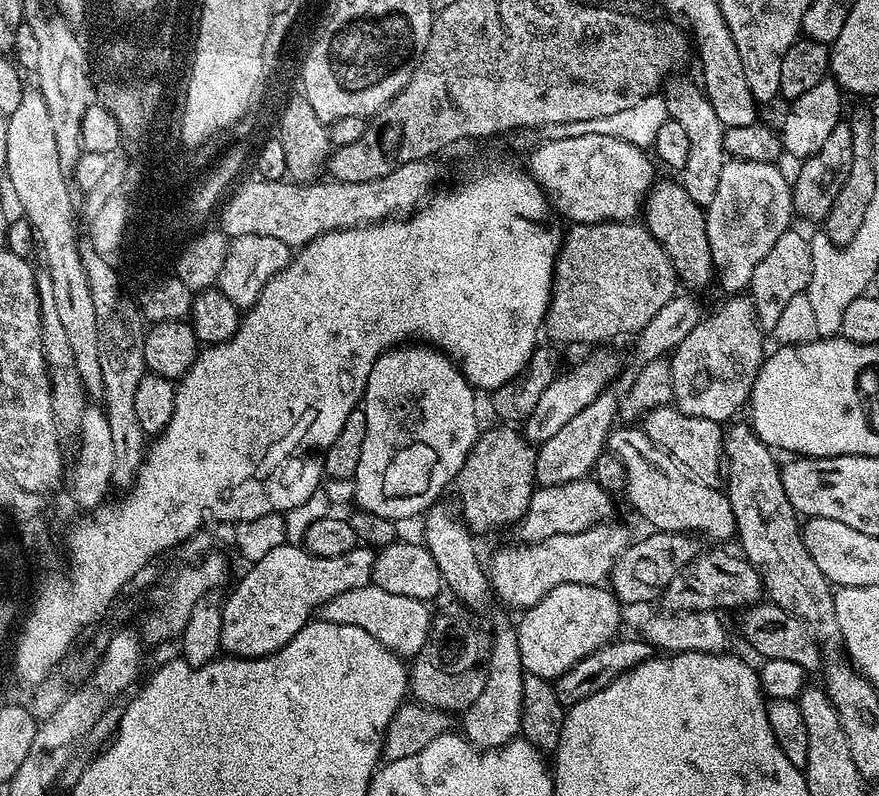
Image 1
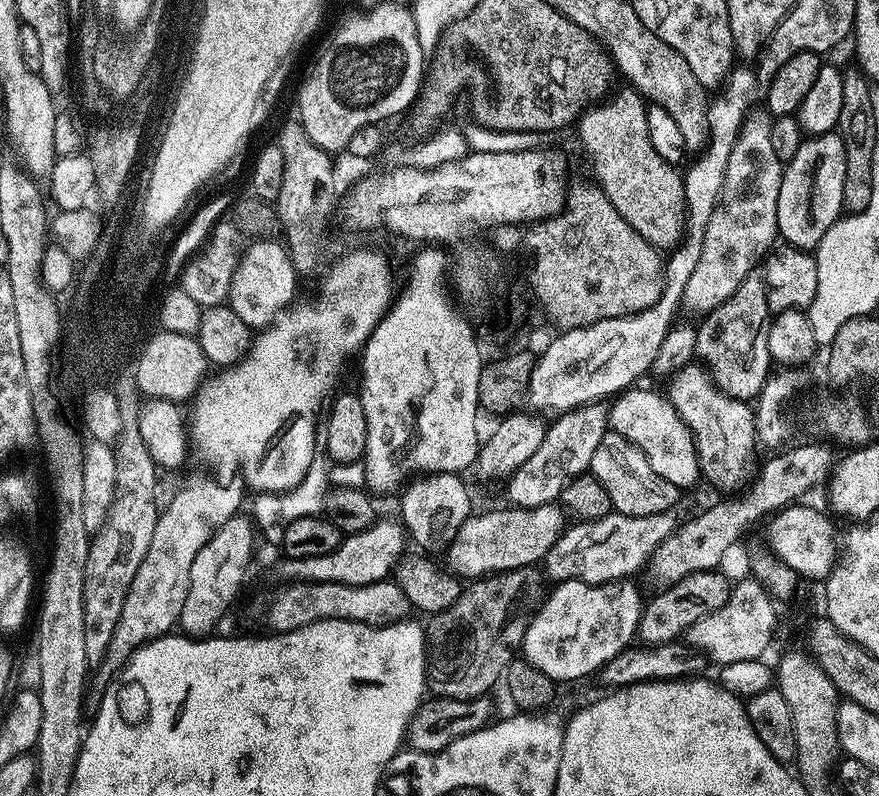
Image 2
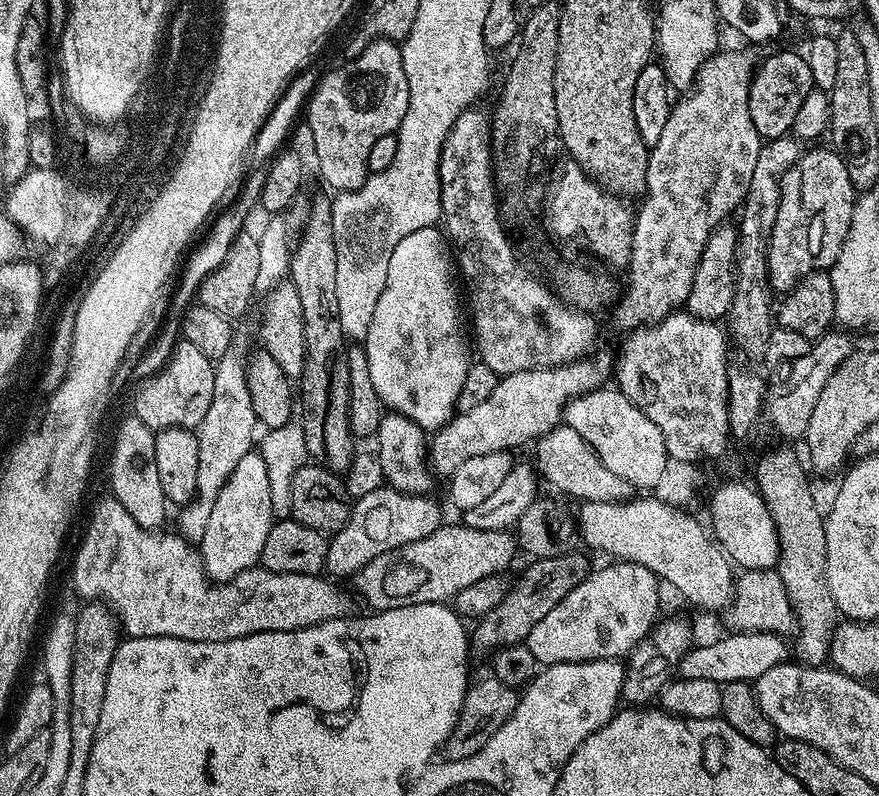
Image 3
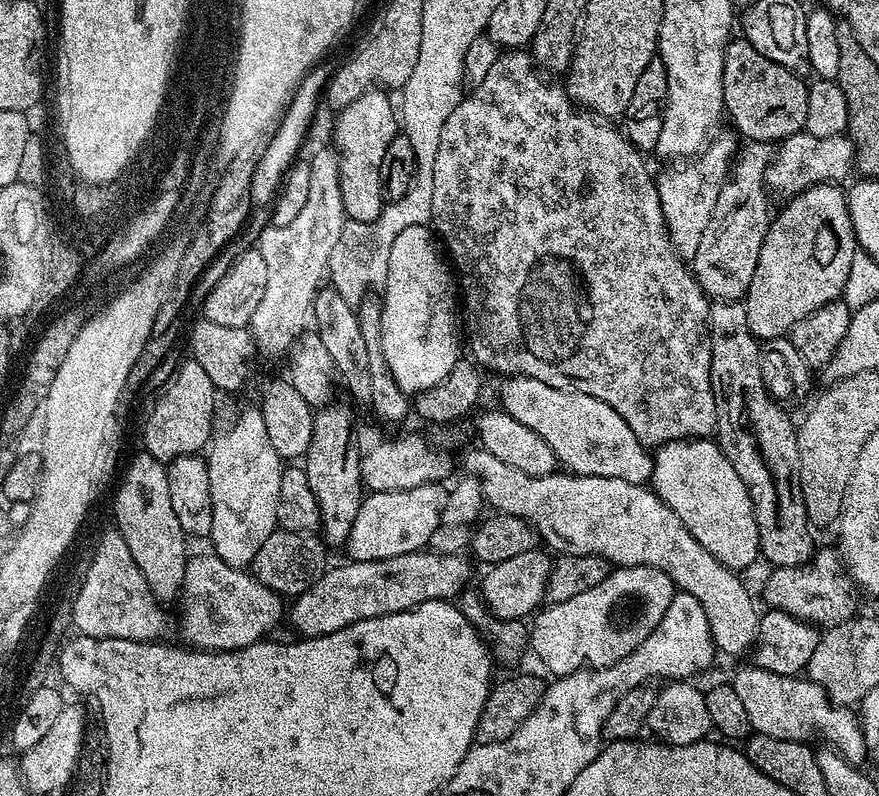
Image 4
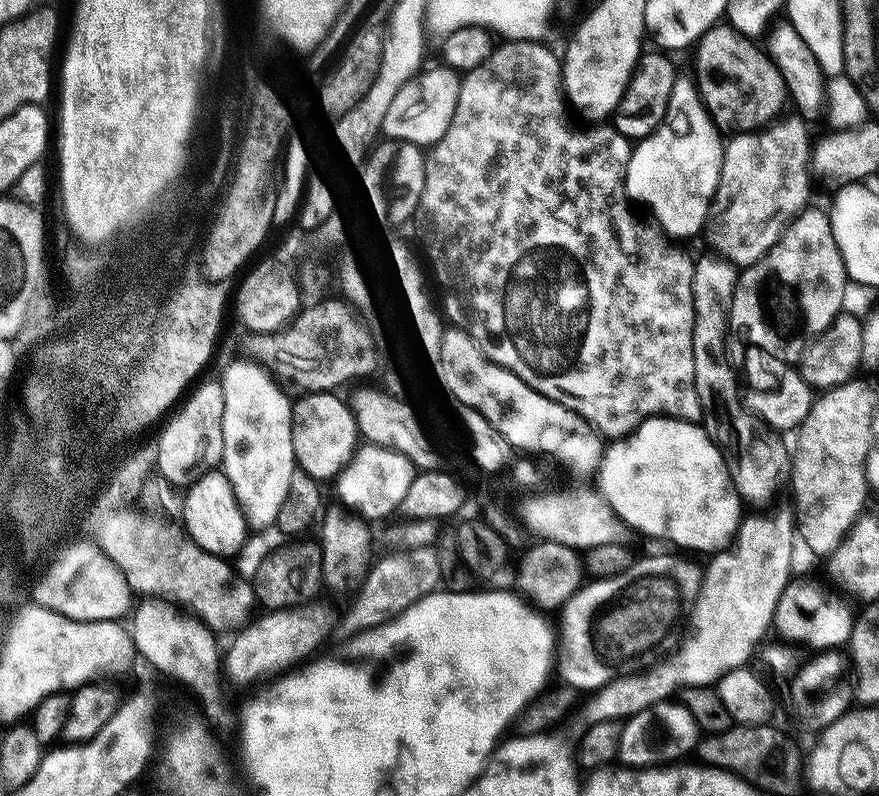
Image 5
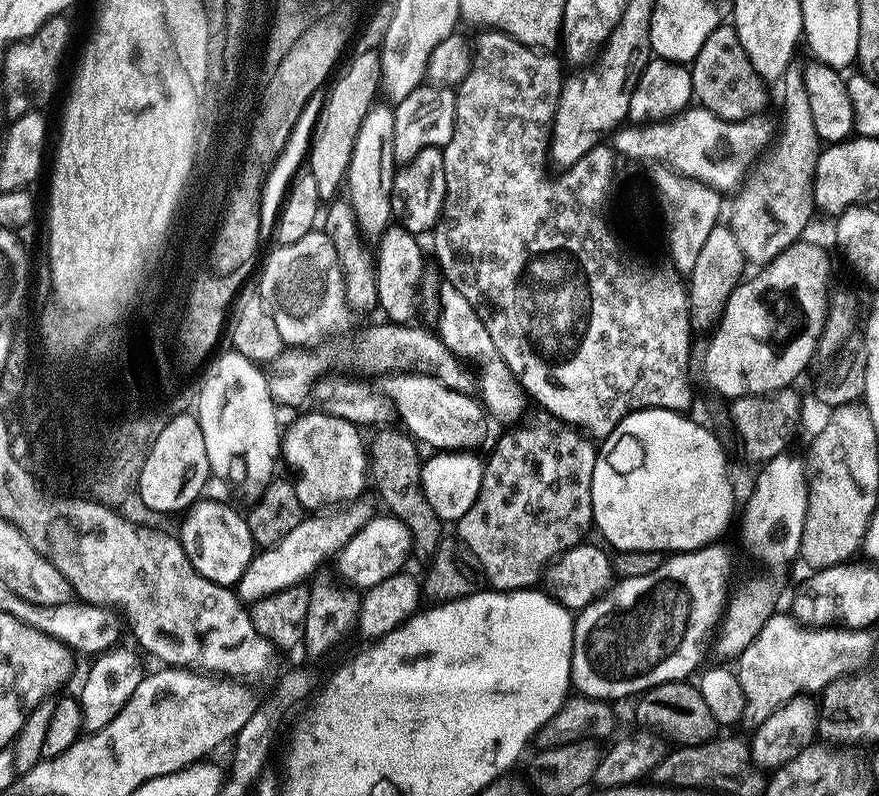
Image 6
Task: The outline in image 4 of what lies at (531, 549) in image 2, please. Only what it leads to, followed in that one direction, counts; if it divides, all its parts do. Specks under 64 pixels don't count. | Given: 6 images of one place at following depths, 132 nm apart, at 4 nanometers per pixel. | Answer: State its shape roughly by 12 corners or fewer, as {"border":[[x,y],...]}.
{"border":[[464,554],[332,566],[291,601],[301,637],[448,602]]}

